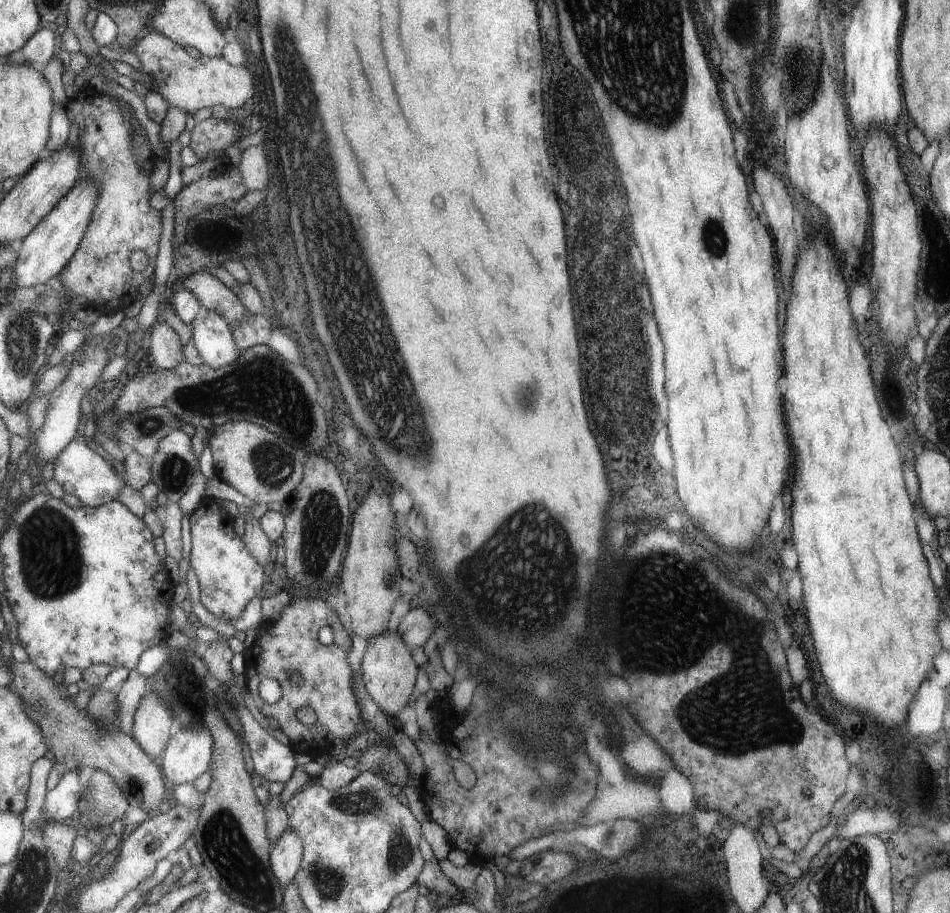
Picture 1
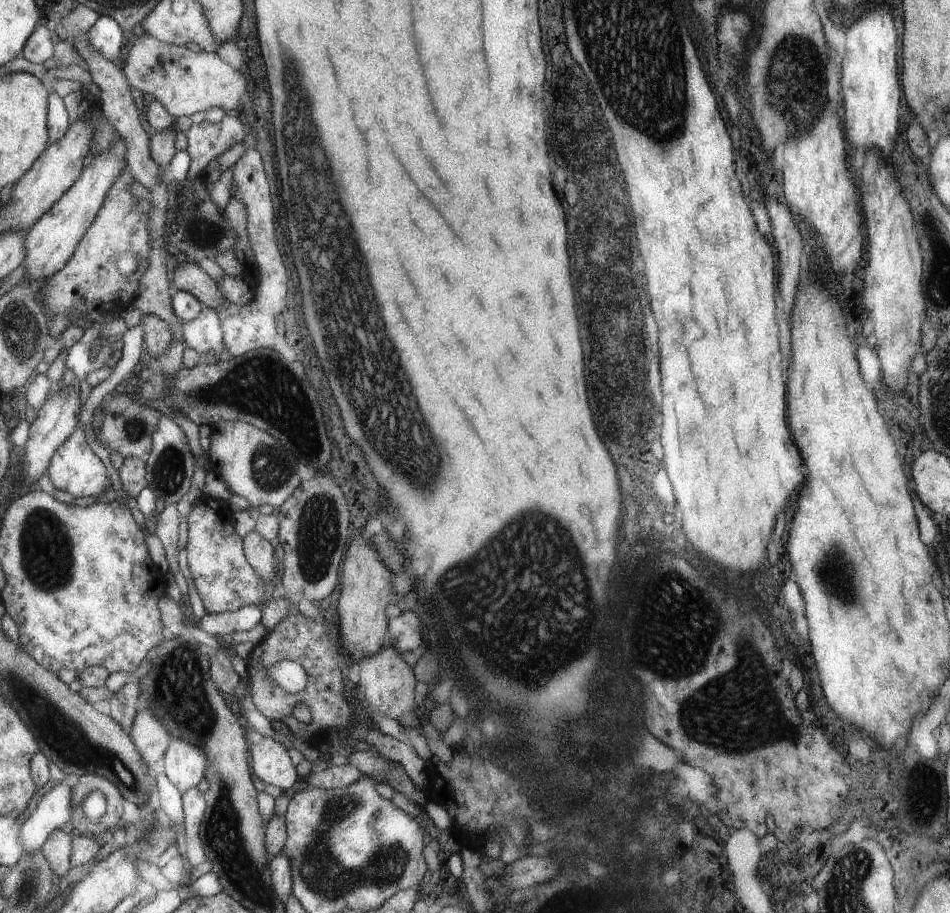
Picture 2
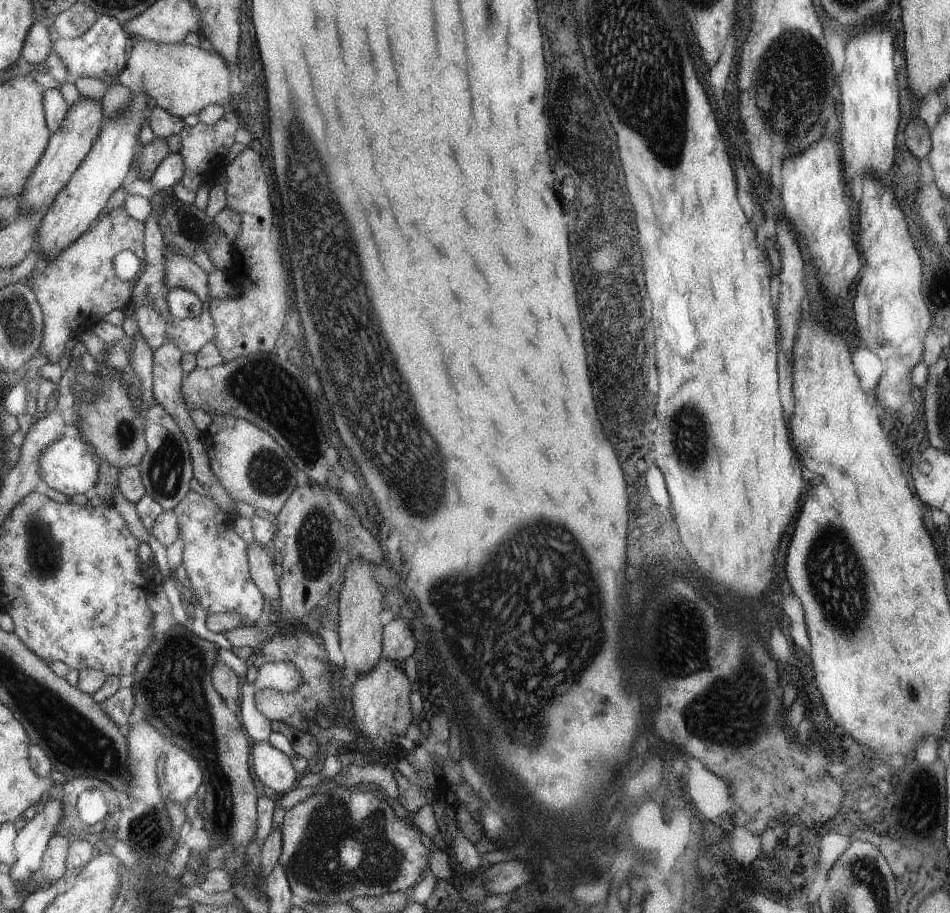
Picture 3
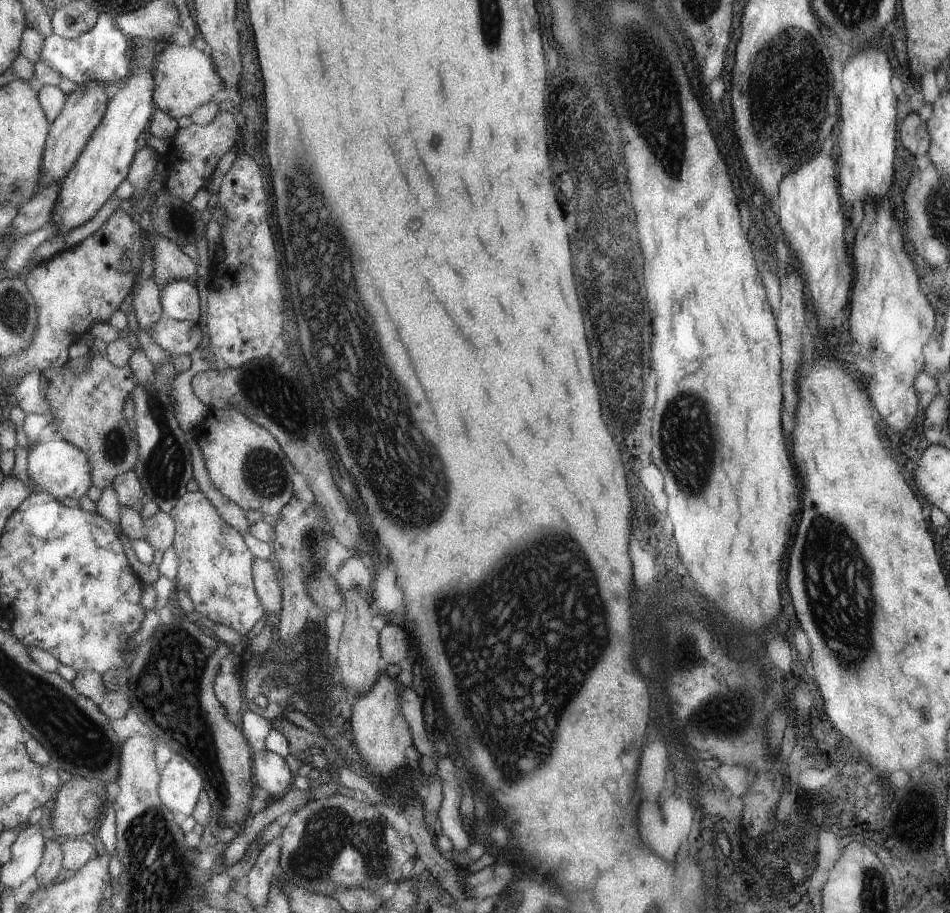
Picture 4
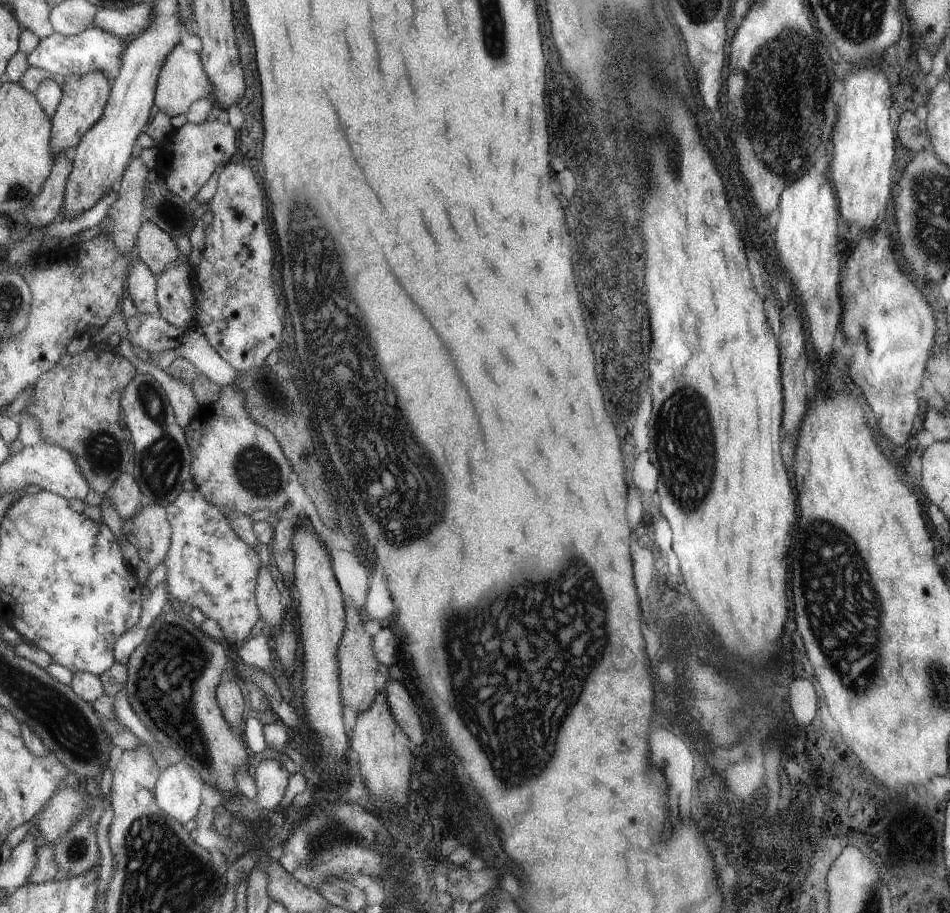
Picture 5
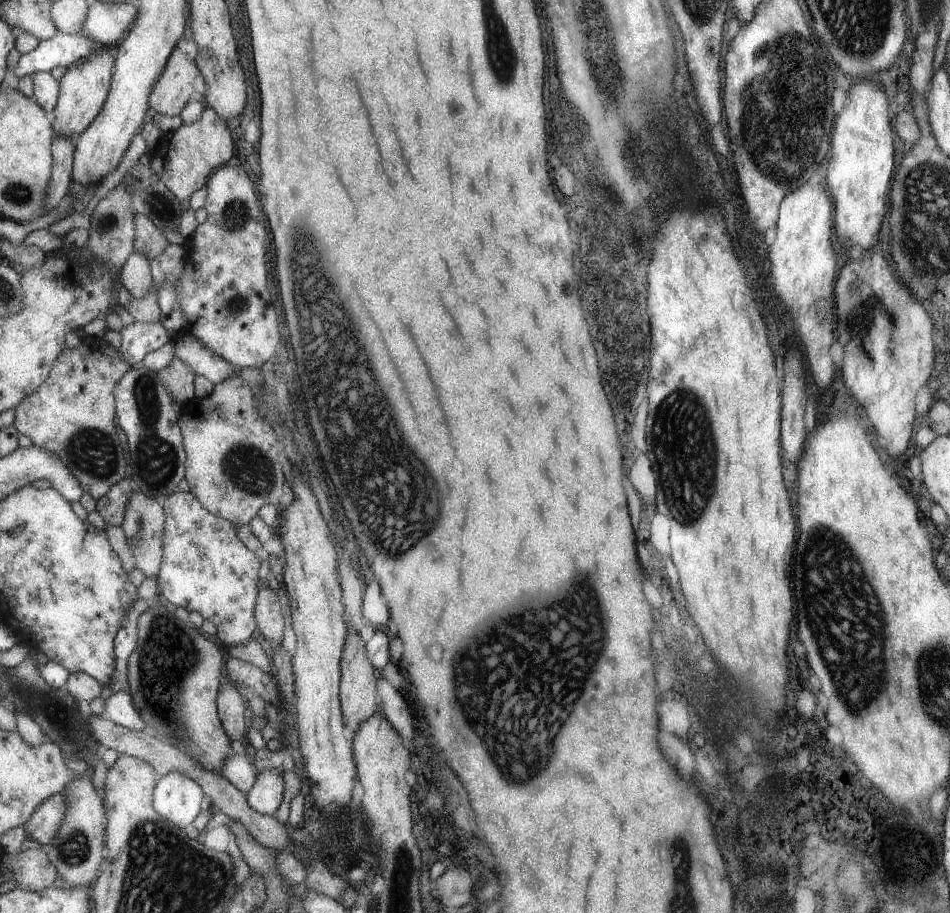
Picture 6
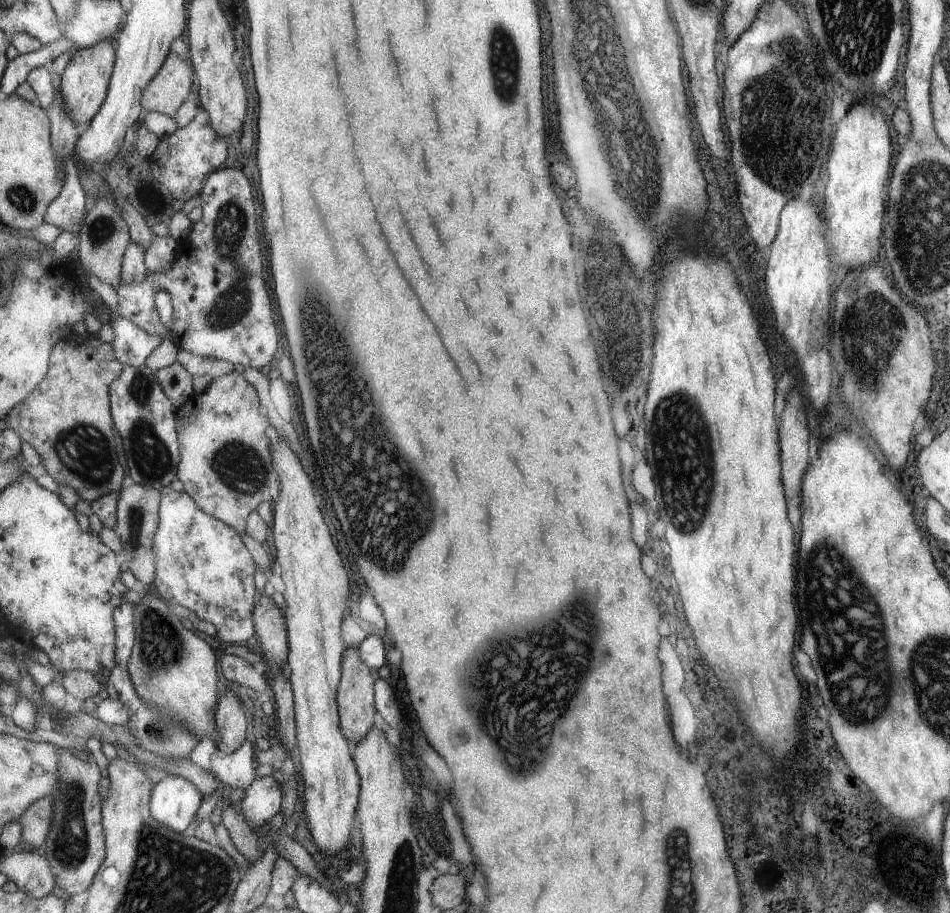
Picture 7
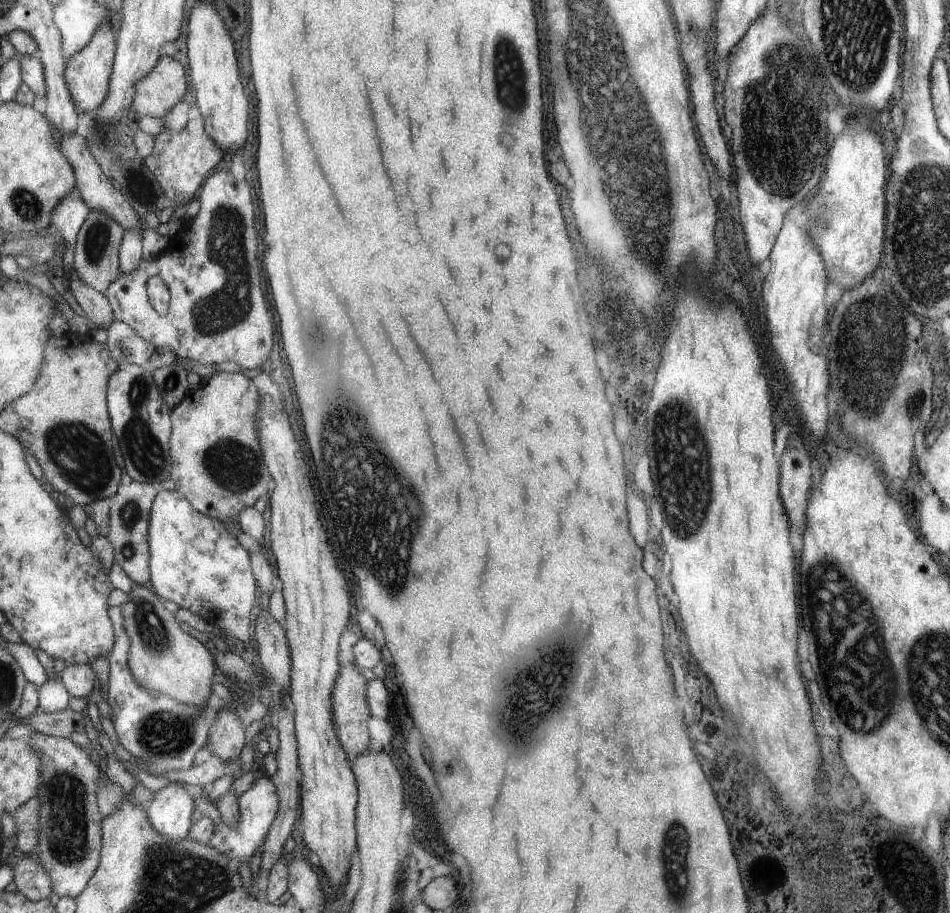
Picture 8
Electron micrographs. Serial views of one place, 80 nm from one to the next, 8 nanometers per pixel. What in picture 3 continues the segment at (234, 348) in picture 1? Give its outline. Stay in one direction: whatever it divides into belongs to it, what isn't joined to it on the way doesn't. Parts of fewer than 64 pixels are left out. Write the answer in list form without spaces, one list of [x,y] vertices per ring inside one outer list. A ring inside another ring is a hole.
[[[209,310],[192,319],[168,321],[168,342],[176,340],[184,353],[199,352],[207,341],[215,343],[217,332]]]

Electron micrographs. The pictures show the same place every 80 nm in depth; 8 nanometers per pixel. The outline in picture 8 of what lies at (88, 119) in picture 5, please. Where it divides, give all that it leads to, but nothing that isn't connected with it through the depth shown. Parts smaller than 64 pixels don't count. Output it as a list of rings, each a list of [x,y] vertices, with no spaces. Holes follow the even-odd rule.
[[[109,22],[101,25],[94,39],[85,48],[67,59],[65,80],[81,113],[98,110],[108,97],[118,47],[118,38],[115,38],[115,32],[111,30],[113,27],[113,23]]]

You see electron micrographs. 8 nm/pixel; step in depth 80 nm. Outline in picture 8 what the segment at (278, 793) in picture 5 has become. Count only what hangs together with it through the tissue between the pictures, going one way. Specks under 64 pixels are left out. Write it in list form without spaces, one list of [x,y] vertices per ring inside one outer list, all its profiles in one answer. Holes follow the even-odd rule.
[[[259,774],[250,787],[239,798],[240,802],[240,820],[237,825],[230,827],[221,820],[220,825],[216,828],[213,838],[209,845],[217,847],[228,859],[236,862],[246,860],[255,853],[259,845],[264,841],[266,832],[273,822],[278,809],[278,796],[275,792],[275,785],[266,775]]]

